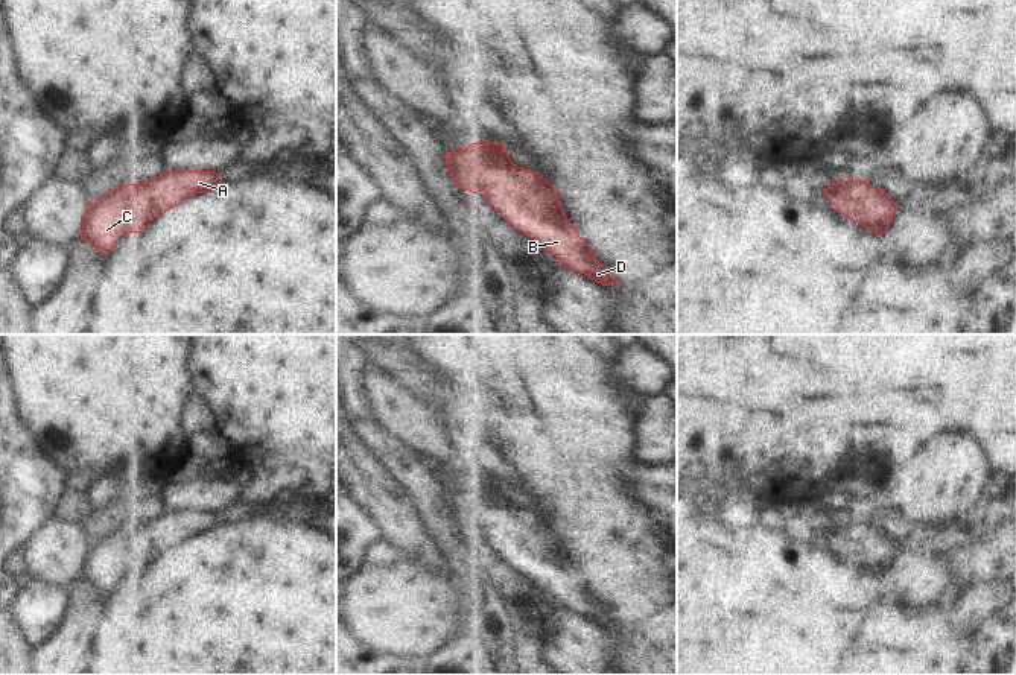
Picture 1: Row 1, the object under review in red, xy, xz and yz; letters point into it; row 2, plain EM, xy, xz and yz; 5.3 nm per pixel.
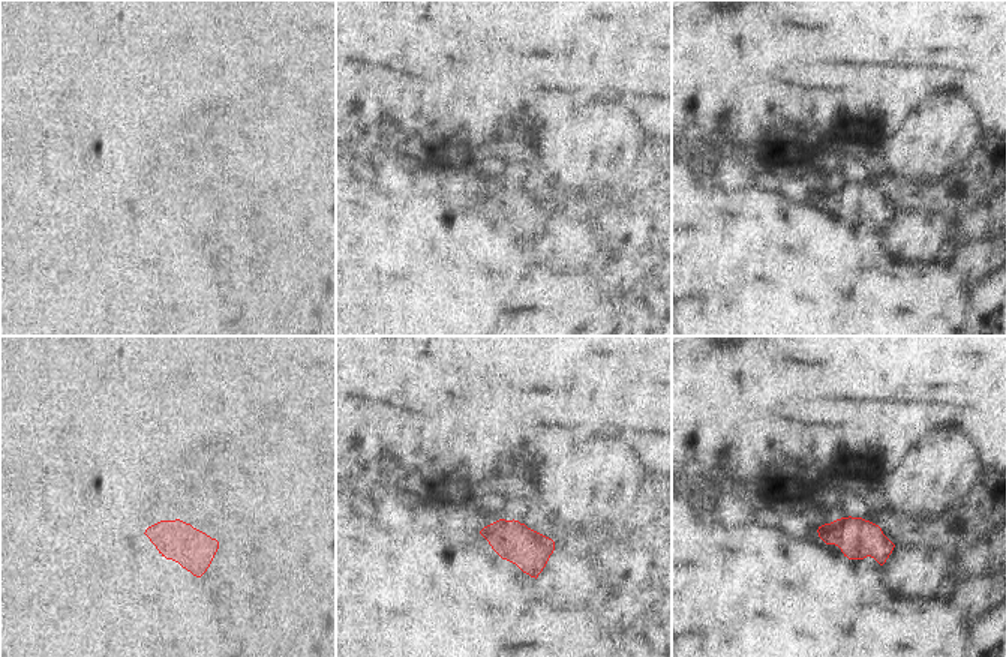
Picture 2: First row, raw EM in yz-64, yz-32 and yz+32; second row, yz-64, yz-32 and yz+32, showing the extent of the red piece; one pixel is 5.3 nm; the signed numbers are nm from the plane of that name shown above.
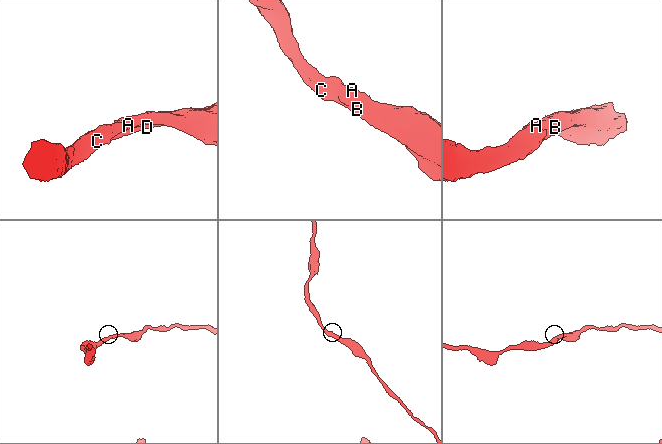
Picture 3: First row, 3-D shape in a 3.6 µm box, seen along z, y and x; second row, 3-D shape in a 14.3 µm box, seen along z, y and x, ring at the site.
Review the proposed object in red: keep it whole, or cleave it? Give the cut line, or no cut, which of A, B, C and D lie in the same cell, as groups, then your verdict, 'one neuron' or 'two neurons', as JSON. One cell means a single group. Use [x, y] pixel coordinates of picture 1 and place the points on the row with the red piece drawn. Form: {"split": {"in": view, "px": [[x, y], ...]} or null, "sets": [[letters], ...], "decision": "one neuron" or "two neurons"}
{"split": null, "sets": [["A", "B", "C", "D"]], "decision": "one neuron"}

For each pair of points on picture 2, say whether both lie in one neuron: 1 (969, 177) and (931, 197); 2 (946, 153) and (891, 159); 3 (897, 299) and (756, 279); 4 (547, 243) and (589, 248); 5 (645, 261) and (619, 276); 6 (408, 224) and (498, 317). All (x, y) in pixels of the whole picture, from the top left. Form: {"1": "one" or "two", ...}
{"1": "one", "2": "one", "3": "one", "4": "one", "5": "one", "6": "one"}

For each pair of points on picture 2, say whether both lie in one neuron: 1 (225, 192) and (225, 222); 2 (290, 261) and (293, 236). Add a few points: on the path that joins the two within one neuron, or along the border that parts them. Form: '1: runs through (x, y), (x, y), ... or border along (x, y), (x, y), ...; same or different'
1: border along (219, 207), (236, 216), (251, 218); different
2: border along (320, 249), (296, 248), (276, 254); different

